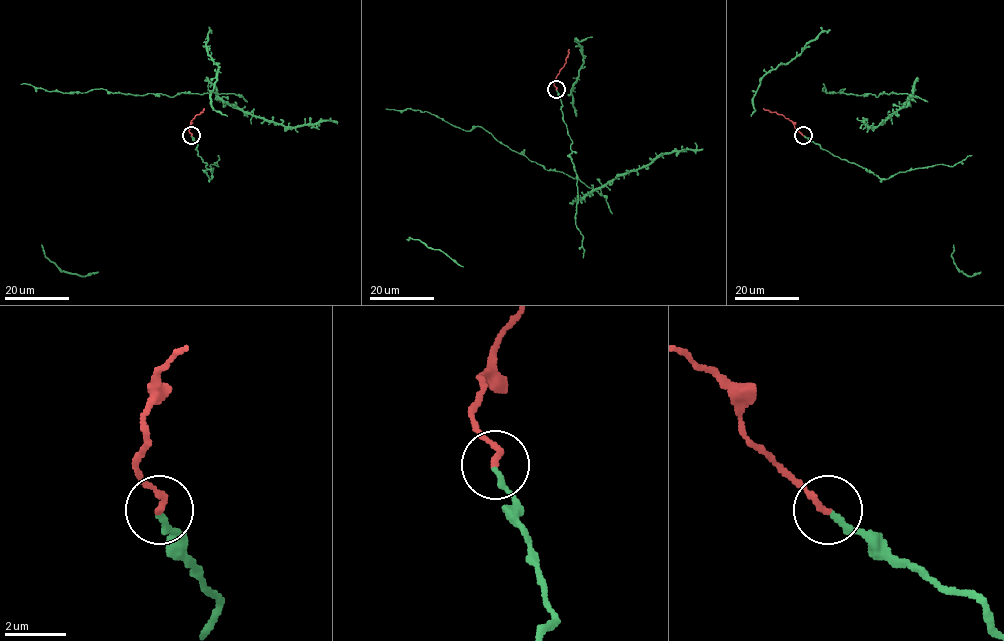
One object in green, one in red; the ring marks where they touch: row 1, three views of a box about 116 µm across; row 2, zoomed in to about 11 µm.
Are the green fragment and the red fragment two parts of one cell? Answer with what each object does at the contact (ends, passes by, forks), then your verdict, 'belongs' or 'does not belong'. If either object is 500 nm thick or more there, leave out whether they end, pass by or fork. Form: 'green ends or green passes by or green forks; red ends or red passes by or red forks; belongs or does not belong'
green ends; red ends; belongs

